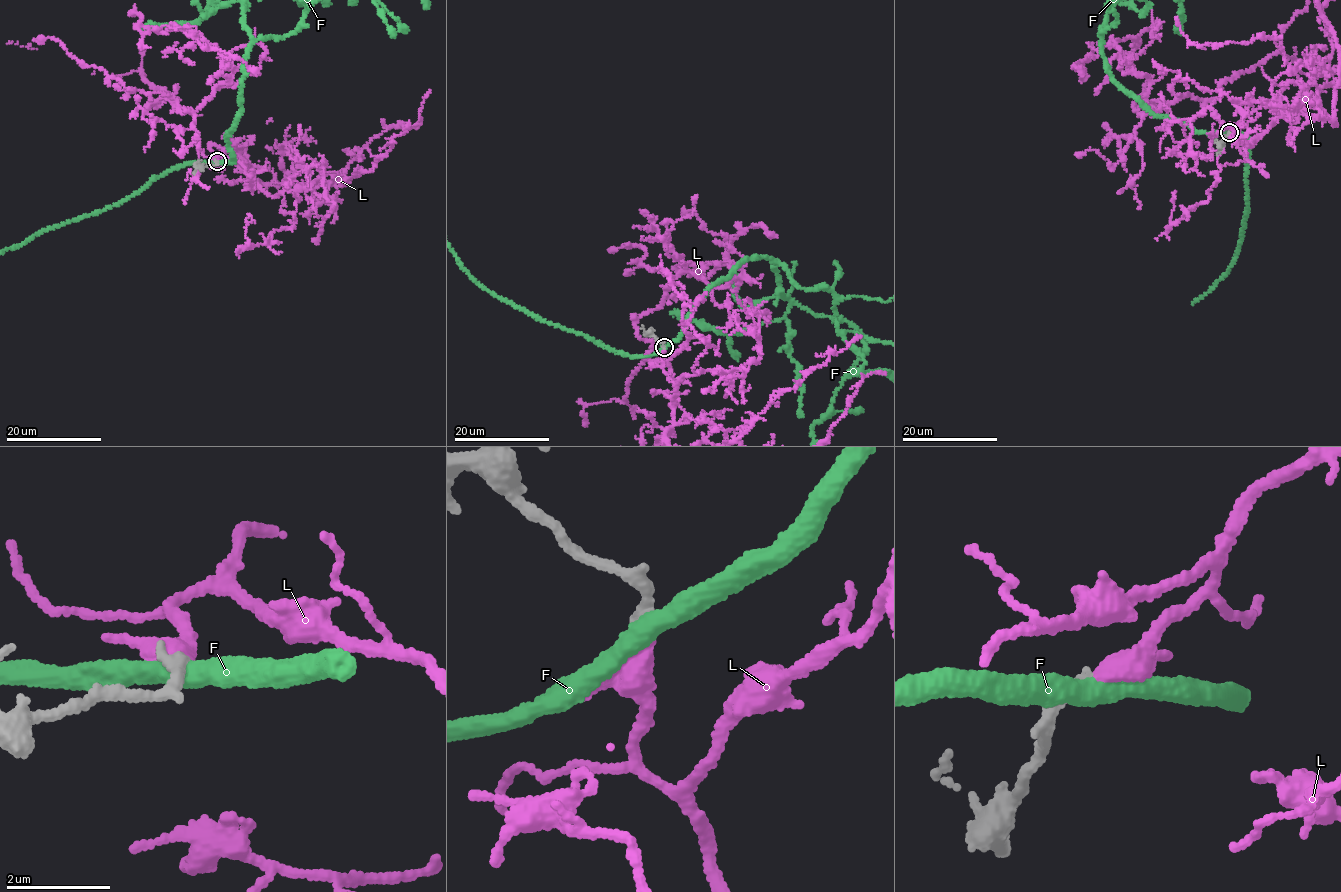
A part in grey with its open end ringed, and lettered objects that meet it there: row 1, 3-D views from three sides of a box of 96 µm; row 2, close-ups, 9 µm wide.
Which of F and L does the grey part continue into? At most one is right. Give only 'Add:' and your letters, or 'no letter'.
Add: L

